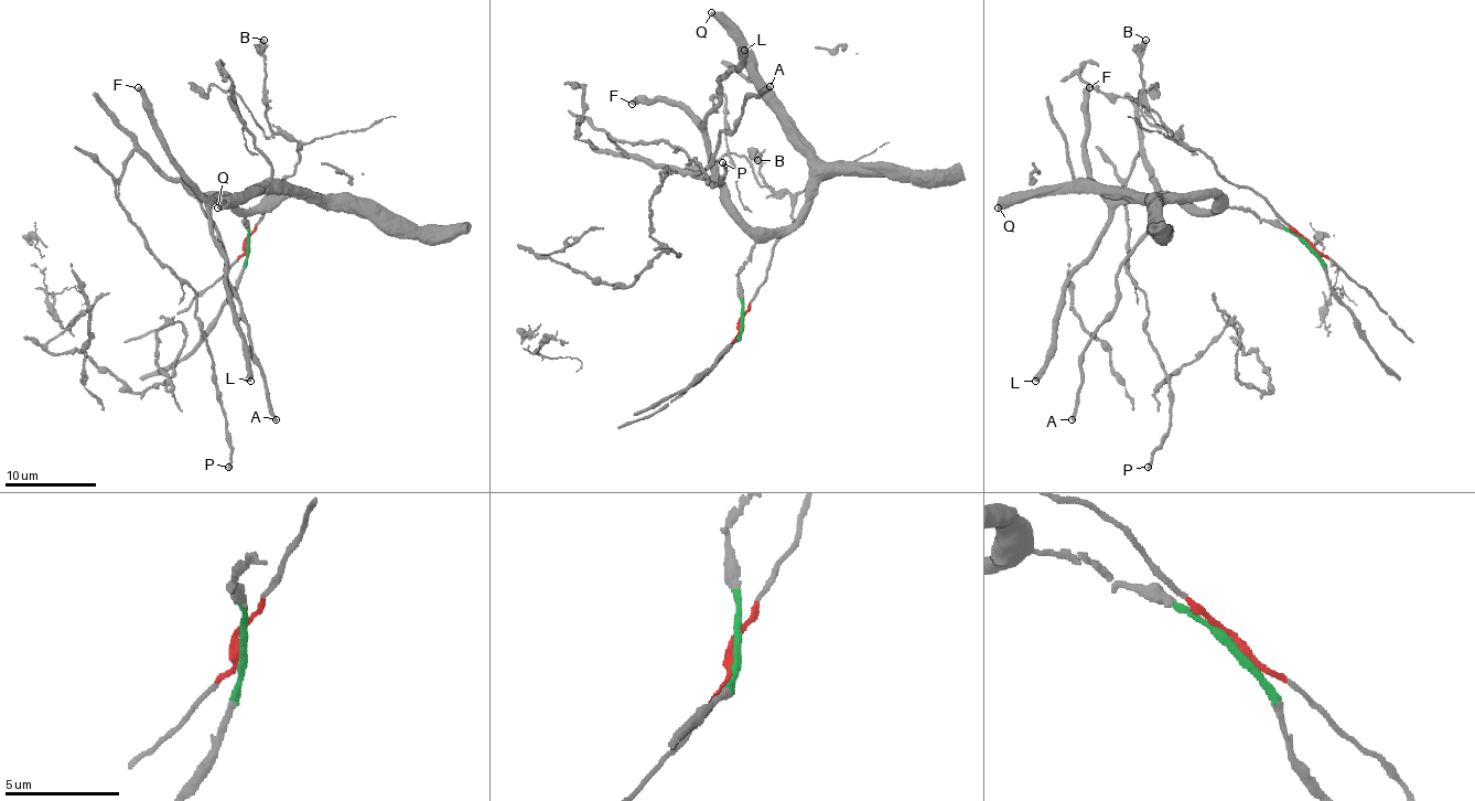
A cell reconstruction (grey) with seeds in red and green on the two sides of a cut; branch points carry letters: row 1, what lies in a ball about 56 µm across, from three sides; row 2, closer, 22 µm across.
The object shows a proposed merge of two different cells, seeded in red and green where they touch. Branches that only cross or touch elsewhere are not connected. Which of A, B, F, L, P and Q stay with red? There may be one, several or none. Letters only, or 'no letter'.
B

